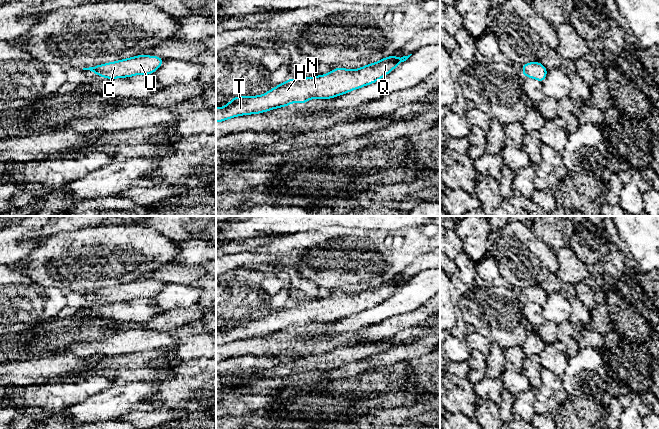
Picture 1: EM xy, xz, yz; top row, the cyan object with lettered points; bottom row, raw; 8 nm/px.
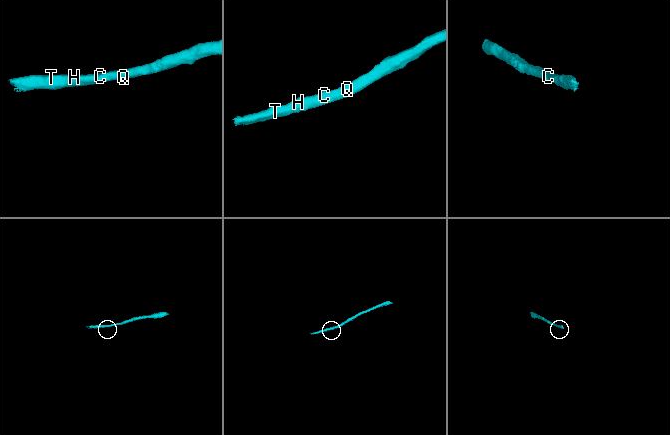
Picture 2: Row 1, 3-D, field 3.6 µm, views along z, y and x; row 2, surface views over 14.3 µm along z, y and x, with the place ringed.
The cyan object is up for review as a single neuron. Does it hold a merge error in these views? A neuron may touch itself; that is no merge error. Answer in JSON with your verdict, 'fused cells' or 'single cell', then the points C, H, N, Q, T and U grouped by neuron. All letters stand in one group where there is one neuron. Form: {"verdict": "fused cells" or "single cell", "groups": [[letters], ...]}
{"verdict": "single cell", "groups": [["C", "H", "N", "Q", "T", "U"]]}

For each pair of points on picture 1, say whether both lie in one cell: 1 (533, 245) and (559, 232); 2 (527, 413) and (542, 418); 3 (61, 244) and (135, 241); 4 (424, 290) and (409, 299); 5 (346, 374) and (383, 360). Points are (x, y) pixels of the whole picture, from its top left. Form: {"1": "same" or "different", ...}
{"1": "different", "2": "different", "3": "same", "4": "same", "5": "different"}

